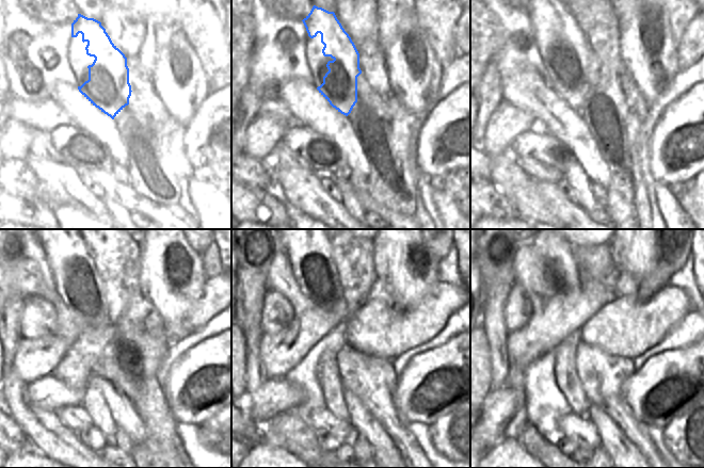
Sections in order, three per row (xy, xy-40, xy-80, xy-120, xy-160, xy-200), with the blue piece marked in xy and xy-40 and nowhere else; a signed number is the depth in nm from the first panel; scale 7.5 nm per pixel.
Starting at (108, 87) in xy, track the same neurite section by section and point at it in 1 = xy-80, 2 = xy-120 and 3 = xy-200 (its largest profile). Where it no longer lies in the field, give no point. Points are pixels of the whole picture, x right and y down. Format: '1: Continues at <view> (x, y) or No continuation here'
1: Continues at xy-80 (553, 16)
2: Continues at xy-120 (73, 252)
3: Continues at xy-200 (555, 252).

